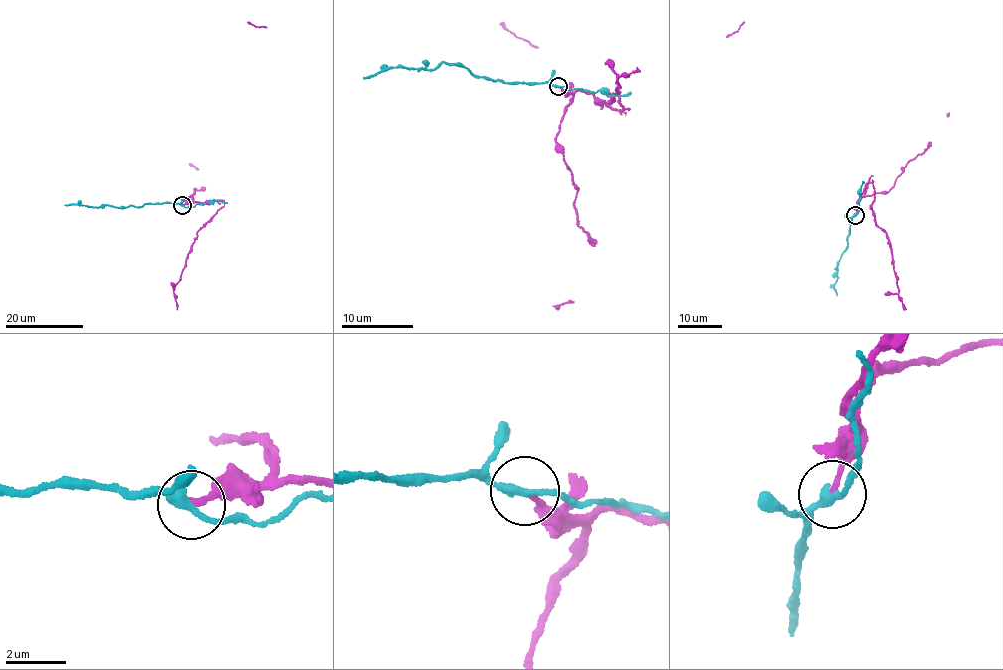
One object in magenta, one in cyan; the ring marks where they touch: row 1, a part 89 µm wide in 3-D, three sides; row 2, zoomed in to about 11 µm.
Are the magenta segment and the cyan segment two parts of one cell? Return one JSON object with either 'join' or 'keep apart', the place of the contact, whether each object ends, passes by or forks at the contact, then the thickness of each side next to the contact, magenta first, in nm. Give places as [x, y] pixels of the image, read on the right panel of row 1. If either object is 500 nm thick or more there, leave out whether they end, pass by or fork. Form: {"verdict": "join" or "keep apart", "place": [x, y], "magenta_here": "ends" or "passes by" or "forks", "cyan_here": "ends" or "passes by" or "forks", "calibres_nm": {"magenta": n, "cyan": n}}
{"verdict": "keep apart", "place": [855, 215], "magenta_here": "ends", "cyan_here": "passes by", "calibres_nm": {"magenta": 170, "cyan": 260}}

